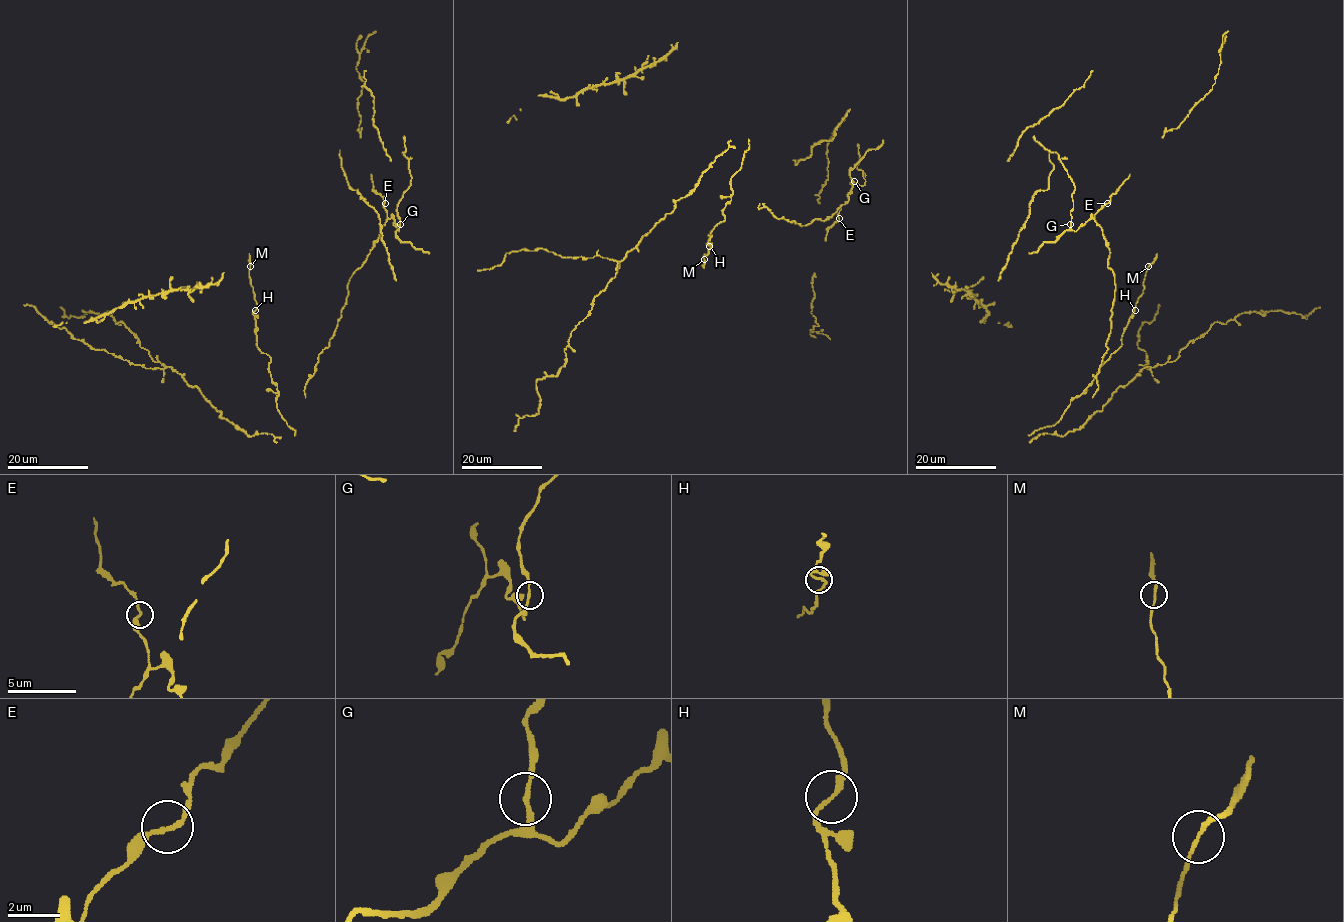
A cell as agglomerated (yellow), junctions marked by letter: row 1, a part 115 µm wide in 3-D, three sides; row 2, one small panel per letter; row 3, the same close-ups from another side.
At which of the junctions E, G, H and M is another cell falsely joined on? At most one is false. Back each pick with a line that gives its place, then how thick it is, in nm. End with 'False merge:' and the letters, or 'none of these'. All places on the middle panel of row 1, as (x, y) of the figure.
False merge: none of these

